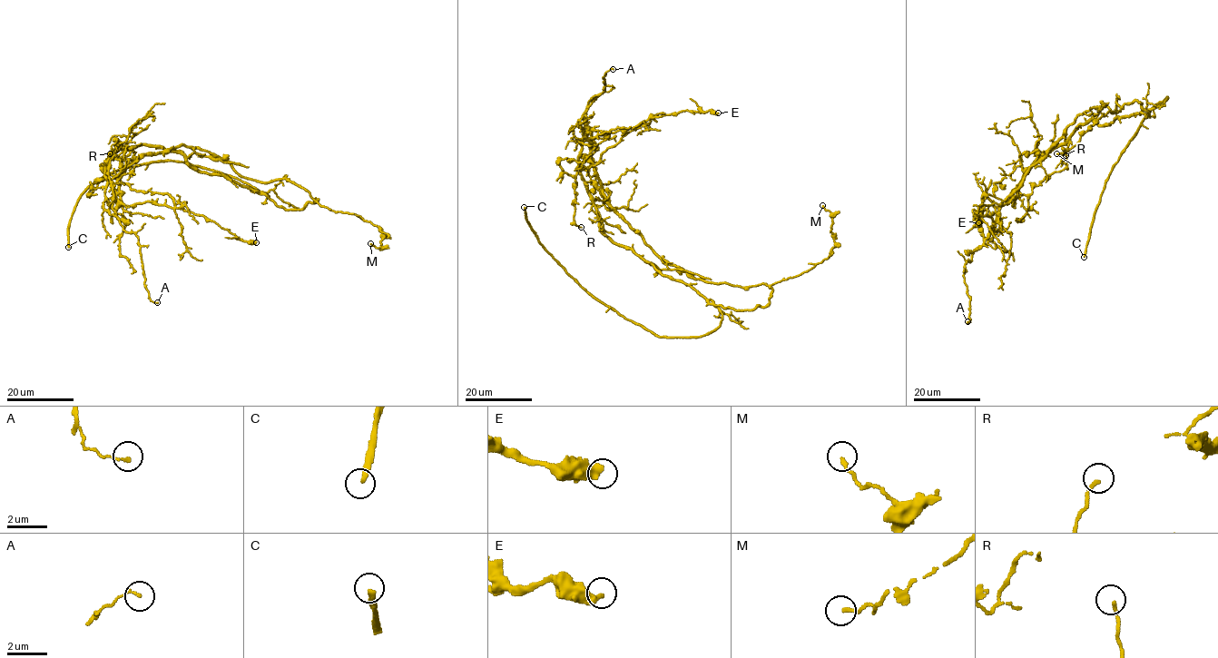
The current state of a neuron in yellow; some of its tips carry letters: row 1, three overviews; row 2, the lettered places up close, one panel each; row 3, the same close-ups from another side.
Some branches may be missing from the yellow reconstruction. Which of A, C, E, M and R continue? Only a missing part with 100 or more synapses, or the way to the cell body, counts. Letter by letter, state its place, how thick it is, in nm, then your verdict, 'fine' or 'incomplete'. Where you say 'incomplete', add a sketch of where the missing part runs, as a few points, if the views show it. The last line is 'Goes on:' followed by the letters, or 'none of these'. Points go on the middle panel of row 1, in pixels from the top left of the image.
A: (613, 69) | 120 nm | fine
C: (524, 207) | 280 nm | incomplete | (524, 207), (524, 187), (551, 135), (519, 104), (509, 103), (497, 112), (496, 121), (504, 157)
E: (718, 112) | 460 nm | fine
M: (822, 205) | 160 nm | fine
R: (581, 227) | 160 nm | fine
Goes on: C

